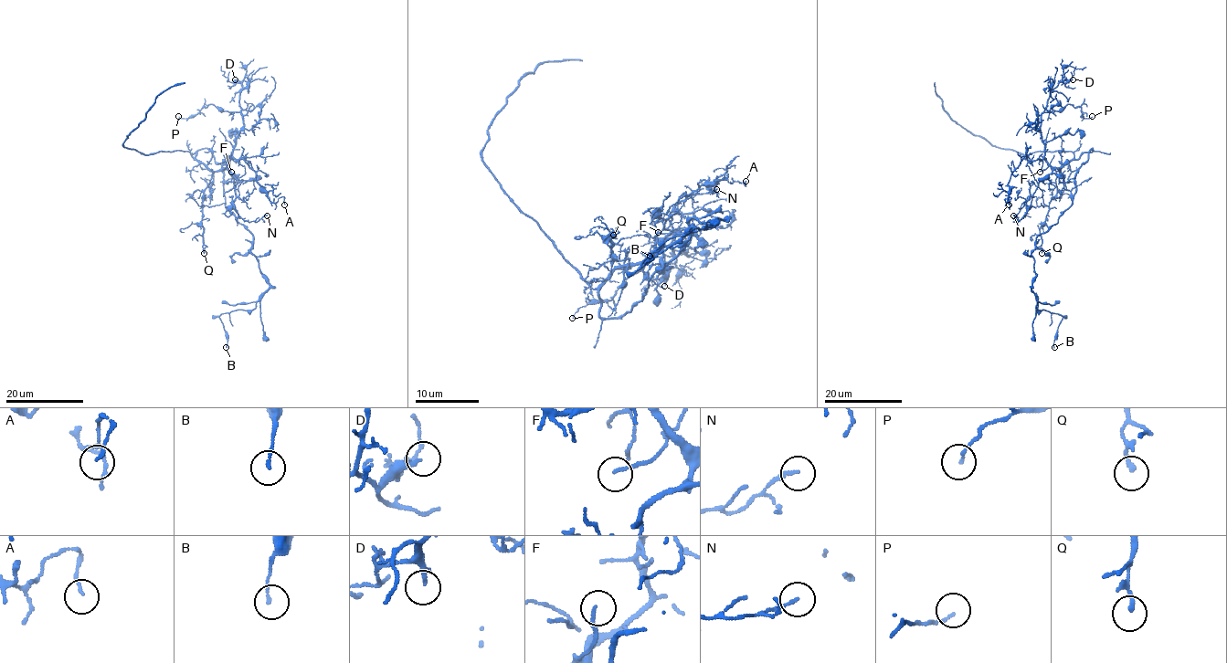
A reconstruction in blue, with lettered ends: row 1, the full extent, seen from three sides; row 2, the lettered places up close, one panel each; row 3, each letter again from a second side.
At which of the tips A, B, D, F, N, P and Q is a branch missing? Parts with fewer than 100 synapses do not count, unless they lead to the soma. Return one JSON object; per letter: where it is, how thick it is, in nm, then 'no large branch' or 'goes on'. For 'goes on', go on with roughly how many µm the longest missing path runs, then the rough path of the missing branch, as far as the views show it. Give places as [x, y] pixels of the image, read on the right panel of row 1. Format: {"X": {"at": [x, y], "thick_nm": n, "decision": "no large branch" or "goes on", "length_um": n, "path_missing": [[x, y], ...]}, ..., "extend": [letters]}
{"A": {"at": [1009, 205], "thick_nm": 100, "decision": "no large branch"}, "B": {"at": [1054, 347], "thick_nm": 120, "decision": "no large branch"}, "D": {"at": [1073, 79], "thick_nm": 240, "decision": "no large branch"}, "F": {"at": [1040, 172], "thick_nm": 120, "decision": "no large branch"}, "N": {"at": [1013, 215], "thick_nm": 130, "decision": "no large branch"}, "P": {"at": [1092, 116], "thick_nm": 90, "decision": "no large branch"}, "Q": {"at": [1041, 253], "thick_nm": 170, "decision": "no large branch"}, "extend": []}

